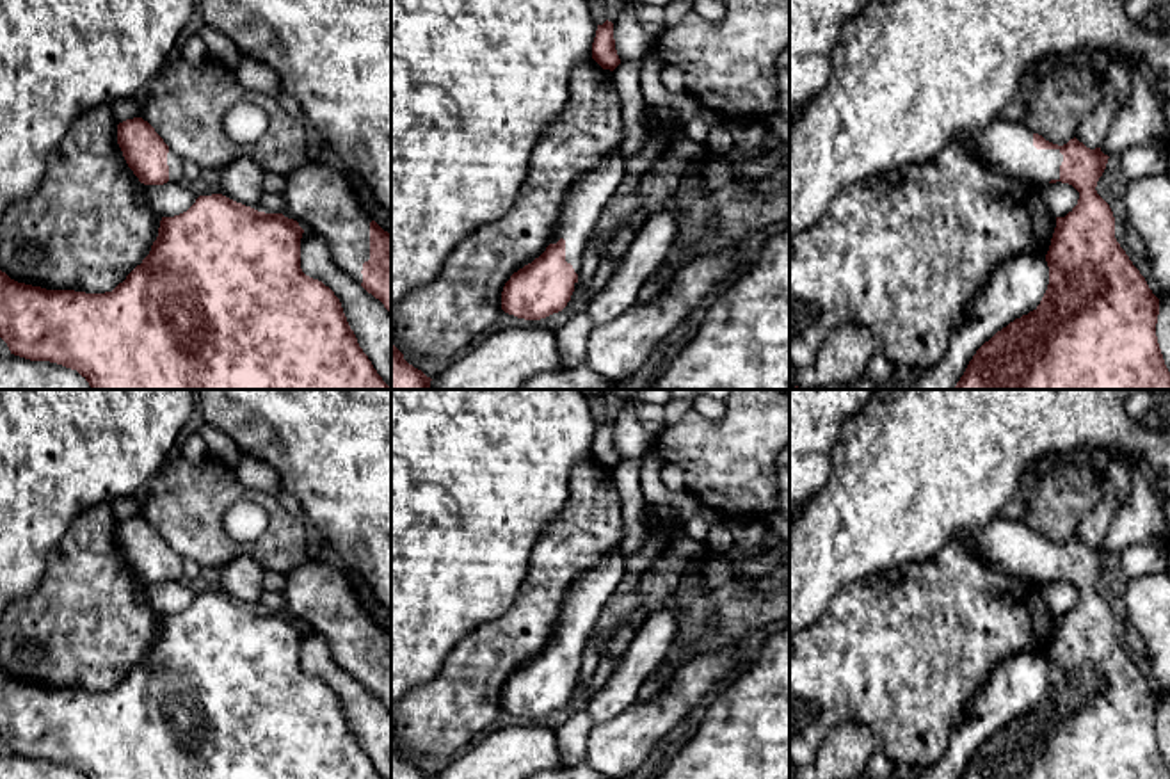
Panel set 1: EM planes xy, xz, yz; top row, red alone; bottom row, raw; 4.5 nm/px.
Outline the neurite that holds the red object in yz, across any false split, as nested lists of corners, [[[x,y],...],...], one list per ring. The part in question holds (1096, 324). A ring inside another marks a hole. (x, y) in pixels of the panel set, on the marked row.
[[[998,119],[983,130],[964,132],[955,141],[1015,180],[1069,183],[1079,192],[1079,199],[1065,217],[1056,217],[1046,254],[1049,285],[1040,304],[985,341],[953,390],[1170,390],[1170,372],[1156,336],[1159,299],[1117,242],[1113,212],[1095,190],[1110,157],[1101,148],[1086,148],[1076,137],[1063,146],[1053,144],[1021,121]]]

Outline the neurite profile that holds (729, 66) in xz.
[[[725,0],[725,14],[708,21],[690,11],[677,25],[656,36],[654,46],[665,66],[679,68],[685,89],[701,107],[720,112],[727,121],[765,123],[777,112],[777,57],[789,48],[789,0]]]

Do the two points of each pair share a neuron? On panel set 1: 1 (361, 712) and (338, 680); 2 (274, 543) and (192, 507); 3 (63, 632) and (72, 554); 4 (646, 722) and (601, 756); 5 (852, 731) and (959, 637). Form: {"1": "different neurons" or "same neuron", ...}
{"1": "same neuron", "2": "same neuron", "3": "same neuron", "4": "same neuron", "5": "different neurons"}

